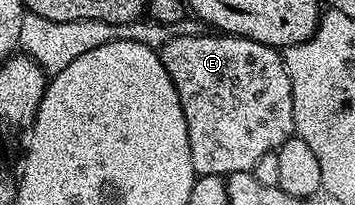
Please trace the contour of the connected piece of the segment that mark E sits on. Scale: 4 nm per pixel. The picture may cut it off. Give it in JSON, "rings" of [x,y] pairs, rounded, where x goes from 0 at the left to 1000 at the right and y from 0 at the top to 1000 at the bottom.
{"rings":[[[592,171],[482,190],[448,254],[527,580],[546,849],[634,873],[648,844],[704,839],[741,756],[772,741],[808,673],[828,663],[820,385],[808,366],[800,273],[772,224],[693,180]]]}

